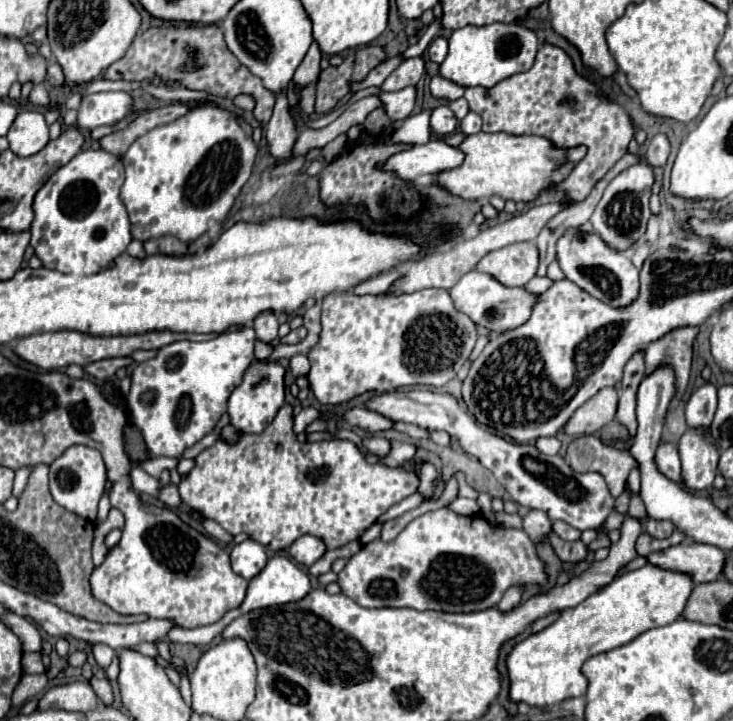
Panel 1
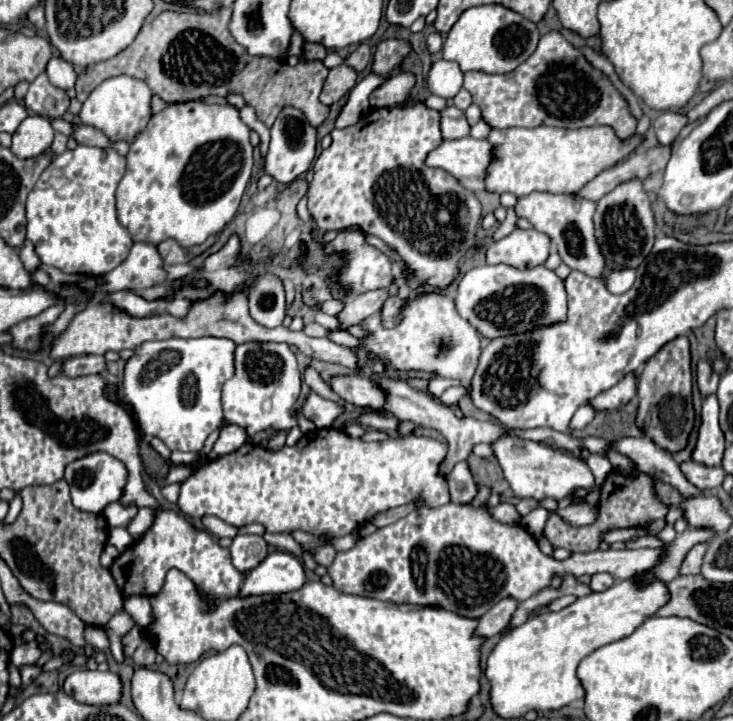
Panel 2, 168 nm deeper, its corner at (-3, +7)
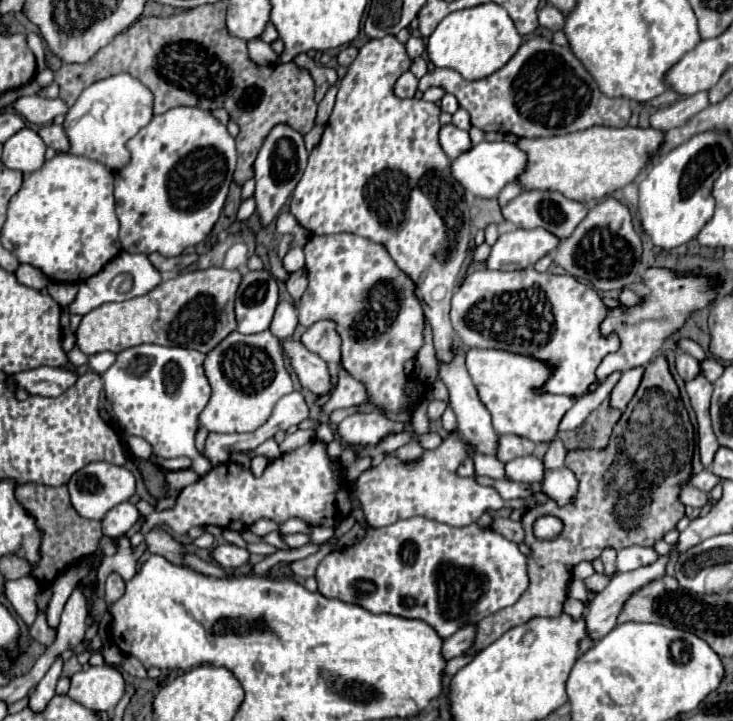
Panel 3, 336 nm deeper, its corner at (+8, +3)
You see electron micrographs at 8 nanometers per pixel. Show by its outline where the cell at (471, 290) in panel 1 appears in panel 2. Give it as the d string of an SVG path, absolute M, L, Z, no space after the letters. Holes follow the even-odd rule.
M506 264L498 266L478 266L468 270L462 280L458 282L456 290L456 310L460 316L464 316L482 336L486 338L498 338L508 334L520 334L528 332L528 328L534 328L536 324L552 324L552 320L564 320L566 316L566 292L562 280L544 266L516 270Z

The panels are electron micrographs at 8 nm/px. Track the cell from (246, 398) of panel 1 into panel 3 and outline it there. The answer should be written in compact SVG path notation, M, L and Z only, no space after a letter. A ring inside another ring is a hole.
M269 330L249 336L231 332L207 352L203 368L211 384L211 398L199 414L199 424L209 432L253 432L267 422L277 400L293 392L291 376L285 370L281 342Z

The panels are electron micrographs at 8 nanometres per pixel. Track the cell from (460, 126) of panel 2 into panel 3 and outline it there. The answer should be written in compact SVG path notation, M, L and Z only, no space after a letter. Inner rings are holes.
M447 124L447 126L441 126L441 132L439 132L439 142L443 146L443 152L453 160L457 156L461 156L463 152L471 150L471 138L469 138L469 132L465 130L459 130L457 126L453 124Z

